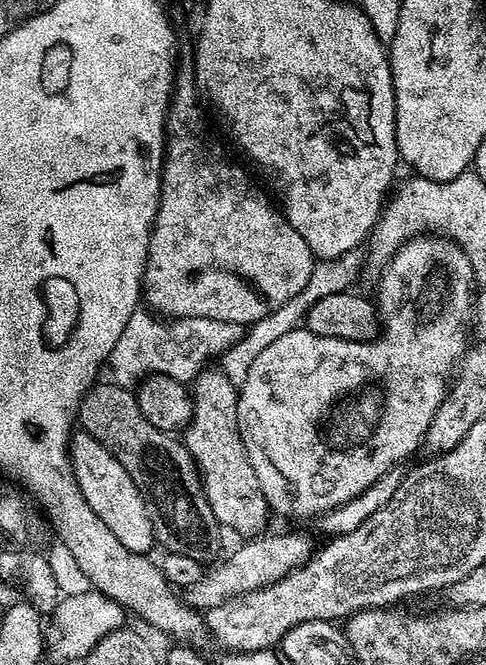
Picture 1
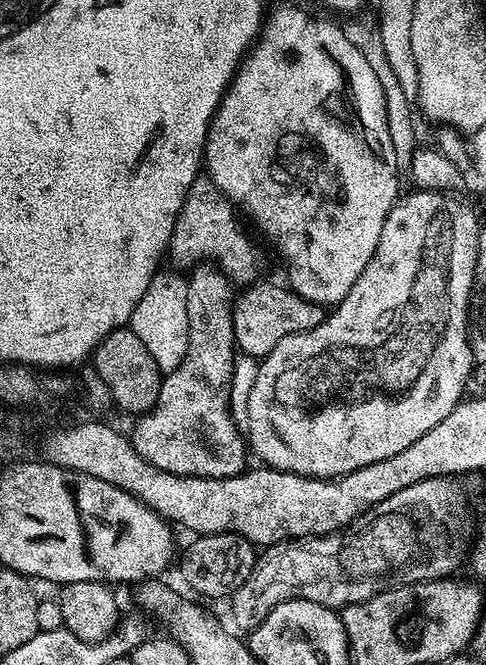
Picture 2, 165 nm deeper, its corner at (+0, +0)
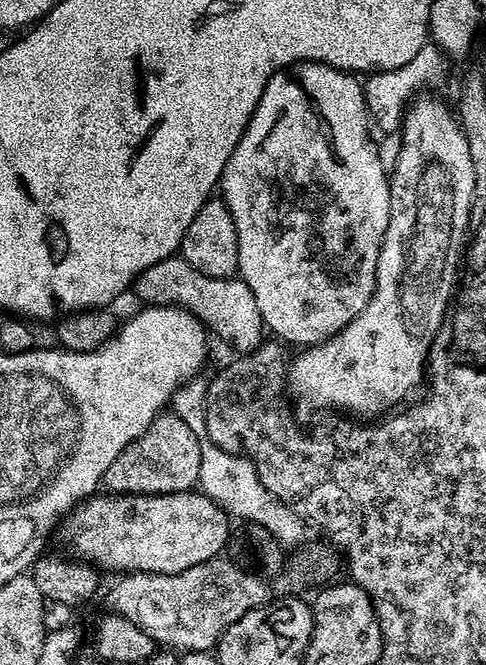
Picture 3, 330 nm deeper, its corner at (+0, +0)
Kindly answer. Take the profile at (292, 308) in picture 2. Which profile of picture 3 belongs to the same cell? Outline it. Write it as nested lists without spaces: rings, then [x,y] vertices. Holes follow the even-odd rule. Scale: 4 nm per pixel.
[[[177,254],[167,256],[162,262],[154,262],[154,266],[150,266],[146,270],[142,270],[134,281],[134,292],[136,288],[136,296],[144,306],[179,306],[191,312],[209,333],[221,336],[226,343],[232,348],[237,348],[237,353],[252,352],[265,339],[266,329],[264,319],[260,316],[260,311],[256,305],[254,294],[250,290],[250,286],[246,286],[246,282],[239,278],[225,278],[223,276],[207,276],[198,270],[194,270],[194,266],[190,266],[190,262],[186,262],[184,257]]]

